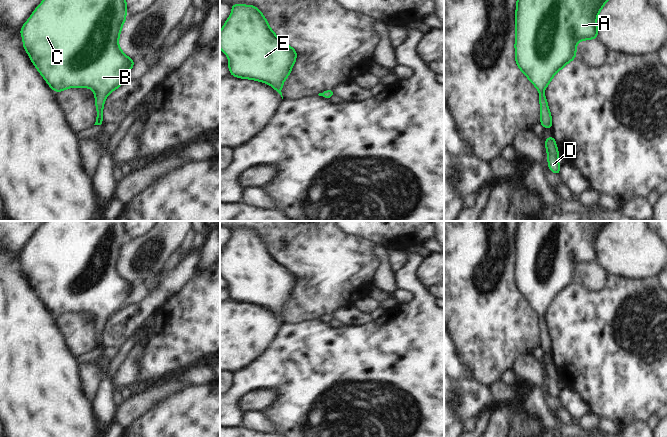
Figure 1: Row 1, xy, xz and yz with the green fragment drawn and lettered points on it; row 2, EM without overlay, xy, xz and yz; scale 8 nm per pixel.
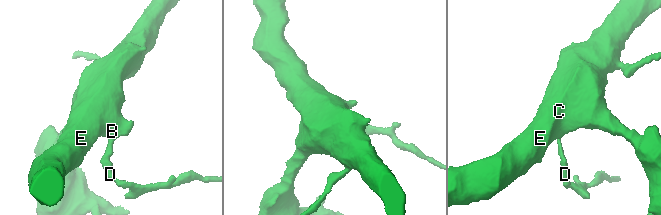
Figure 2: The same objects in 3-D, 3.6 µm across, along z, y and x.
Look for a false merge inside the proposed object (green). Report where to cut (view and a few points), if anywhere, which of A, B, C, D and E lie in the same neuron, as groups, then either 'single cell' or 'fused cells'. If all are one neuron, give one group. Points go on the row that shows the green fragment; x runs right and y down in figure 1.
cut none; groups A B C D E; single cell

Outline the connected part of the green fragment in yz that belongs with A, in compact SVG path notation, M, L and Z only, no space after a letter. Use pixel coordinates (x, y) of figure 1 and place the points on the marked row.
M517 0L516 2L516 64L539 90L541 108L540 124L552 130L552 117L544 90L553 76L566 64L576 58L576 46L581 40L596 39L598 36L597 16L608 0Z

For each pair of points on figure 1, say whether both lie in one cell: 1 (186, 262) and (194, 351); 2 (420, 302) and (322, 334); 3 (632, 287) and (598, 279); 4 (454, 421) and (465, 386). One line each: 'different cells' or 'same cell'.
1: different cells
2: same cell
3: different cells
4: same cell

